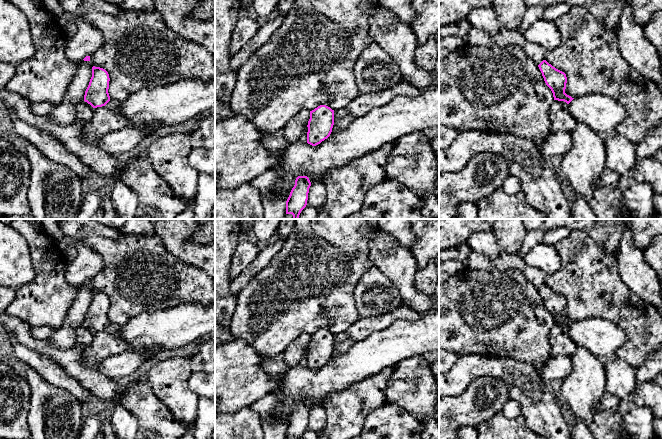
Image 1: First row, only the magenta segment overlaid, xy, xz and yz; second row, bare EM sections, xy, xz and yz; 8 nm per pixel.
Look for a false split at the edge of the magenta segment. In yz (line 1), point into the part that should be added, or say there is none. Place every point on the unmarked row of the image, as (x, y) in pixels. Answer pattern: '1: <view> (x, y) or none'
1: none

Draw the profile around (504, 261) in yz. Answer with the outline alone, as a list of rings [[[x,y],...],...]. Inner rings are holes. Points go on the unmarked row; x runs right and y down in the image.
[[[470,251],[466,259],[462,262],[465,268],[480,271],[506,271],[516,269],[520,271],[538,289],[545,284],[547,273],[541,269],[527,265],[517,252],[509,254],[500,252],[495,258],[491,259],[476,251]]]

